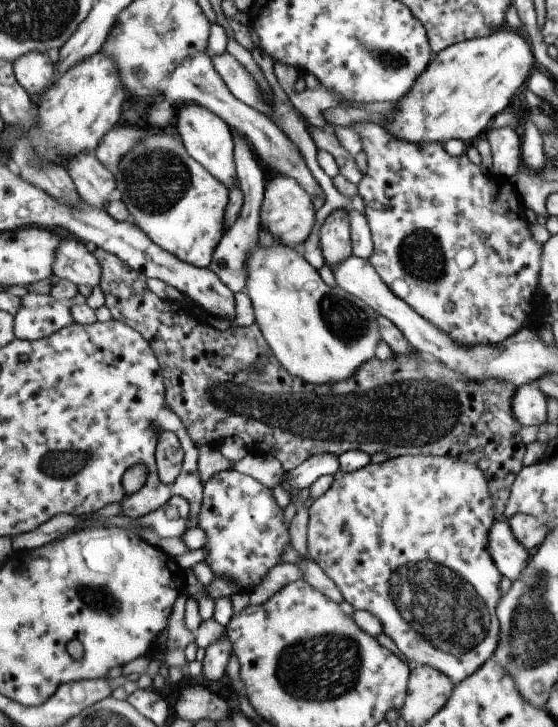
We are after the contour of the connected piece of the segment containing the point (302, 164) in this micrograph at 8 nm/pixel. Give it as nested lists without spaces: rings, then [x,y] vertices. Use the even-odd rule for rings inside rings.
[[[201,52],[197,56],[185,58],[183,64],[164,82],[161,92],[163,94],[160,99],[165,98],[176,105],[181,105],[184,102],[201,104],[220,115],[235,131],[241,132],[249,139],[251,146],[256,149],[256,153],[265,166],[273,167],[282,175],[297,179],[297,182],[300,182],[301,186],[304,186],[305,190],[312,194],[313,199],[319,197],[323,202],[327,202],[325,190],[313,176],[313,172],[297,144],[292,142],[267,114],[247,106],[229,90],[225,80],[217,72],[210,53]]]

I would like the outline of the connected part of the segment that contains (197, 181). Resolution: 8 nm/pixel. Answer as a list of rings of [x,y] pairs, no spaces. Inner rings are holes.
[[[174,130],[145,138],[121,160],[115,173],[117,196],[127,204],[134,222],[163,250],[193,266],[207,268],[226,235],[230,190],[173,135]]]

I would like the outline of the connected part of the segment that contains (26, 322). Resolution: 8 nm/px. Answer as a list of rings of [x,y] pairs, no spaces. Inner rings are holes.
[[[29,292],[22,298],[21,308],[14,320],[17,339],[42,339],[75,322],[68,302],[57,300],[50,292]]]

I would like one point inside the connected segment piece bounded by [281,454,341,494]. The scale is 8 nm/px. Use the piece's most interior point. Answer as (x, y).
(310, 471)

